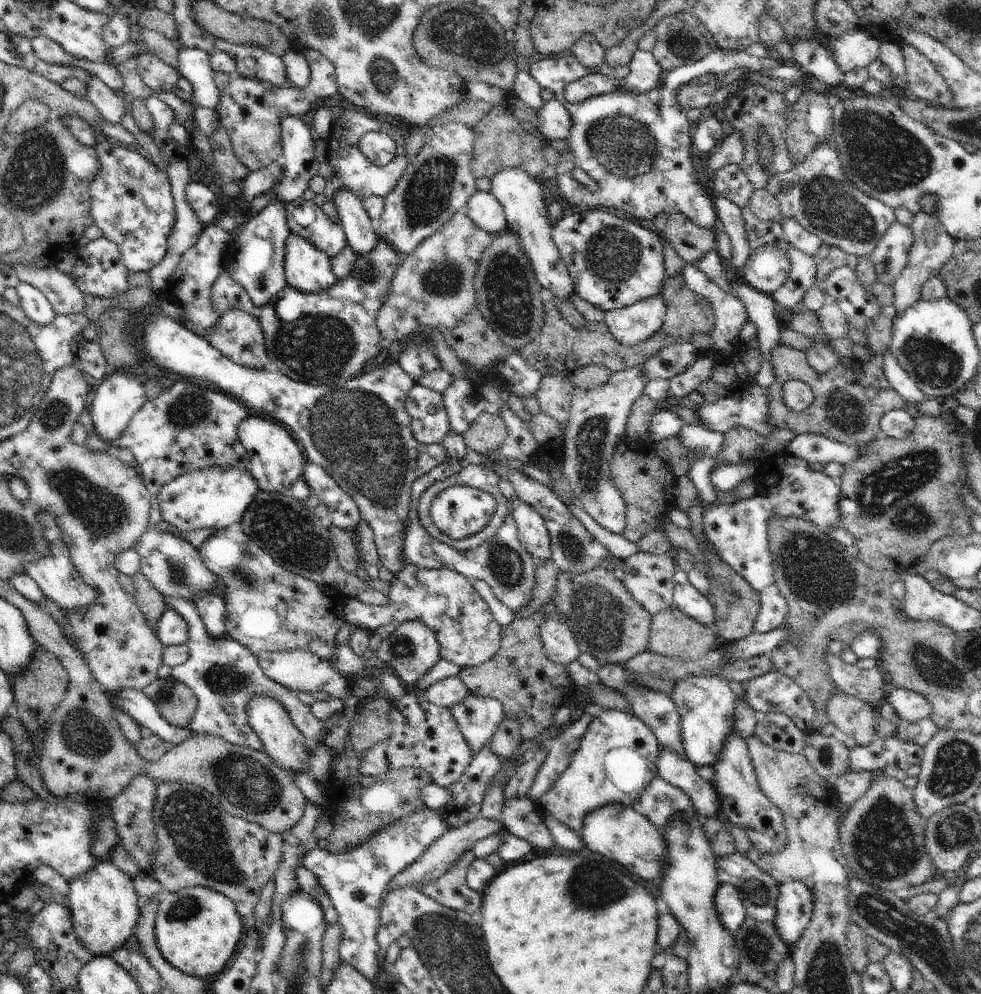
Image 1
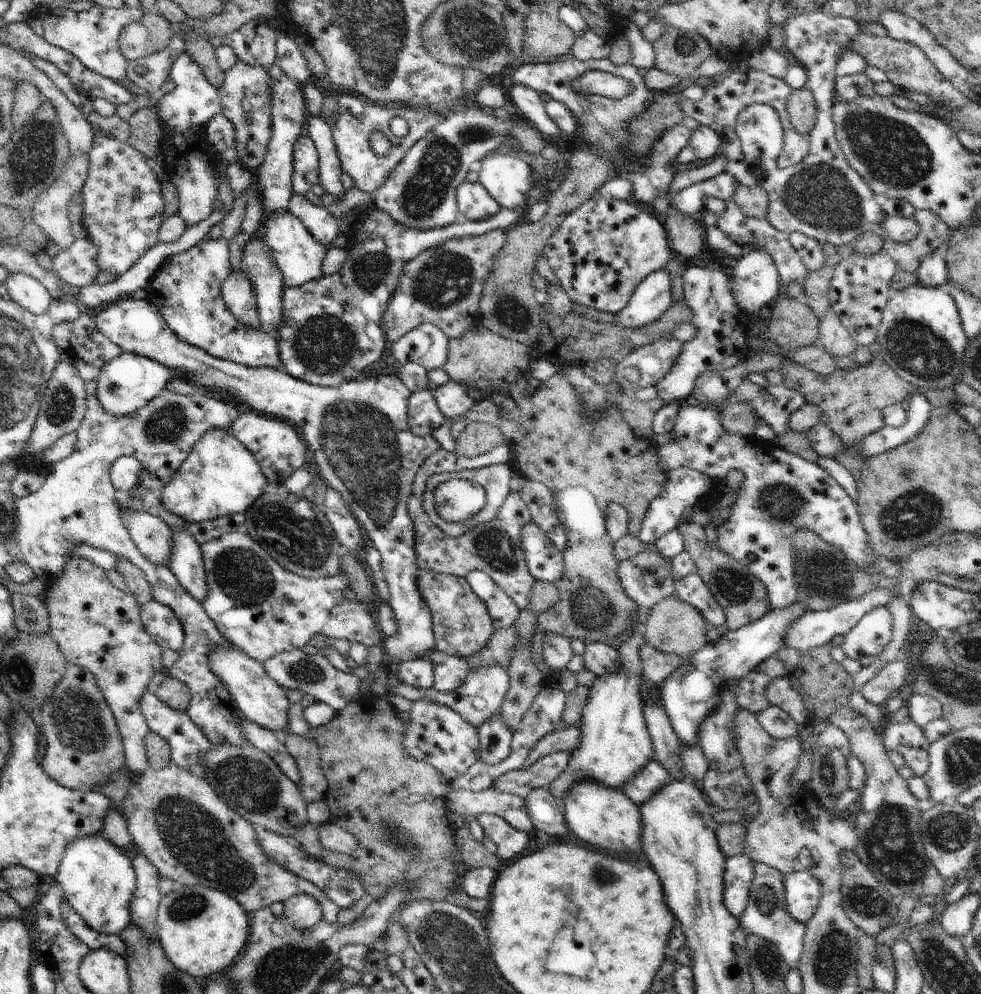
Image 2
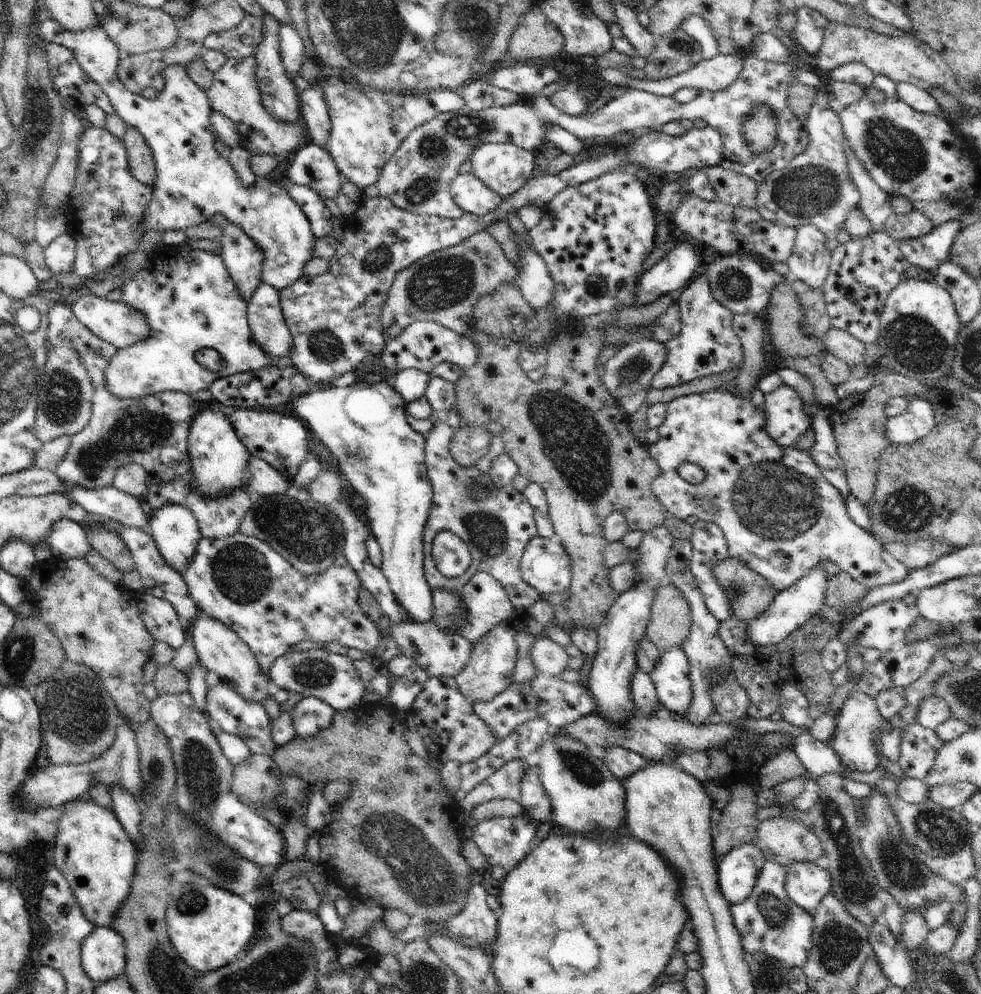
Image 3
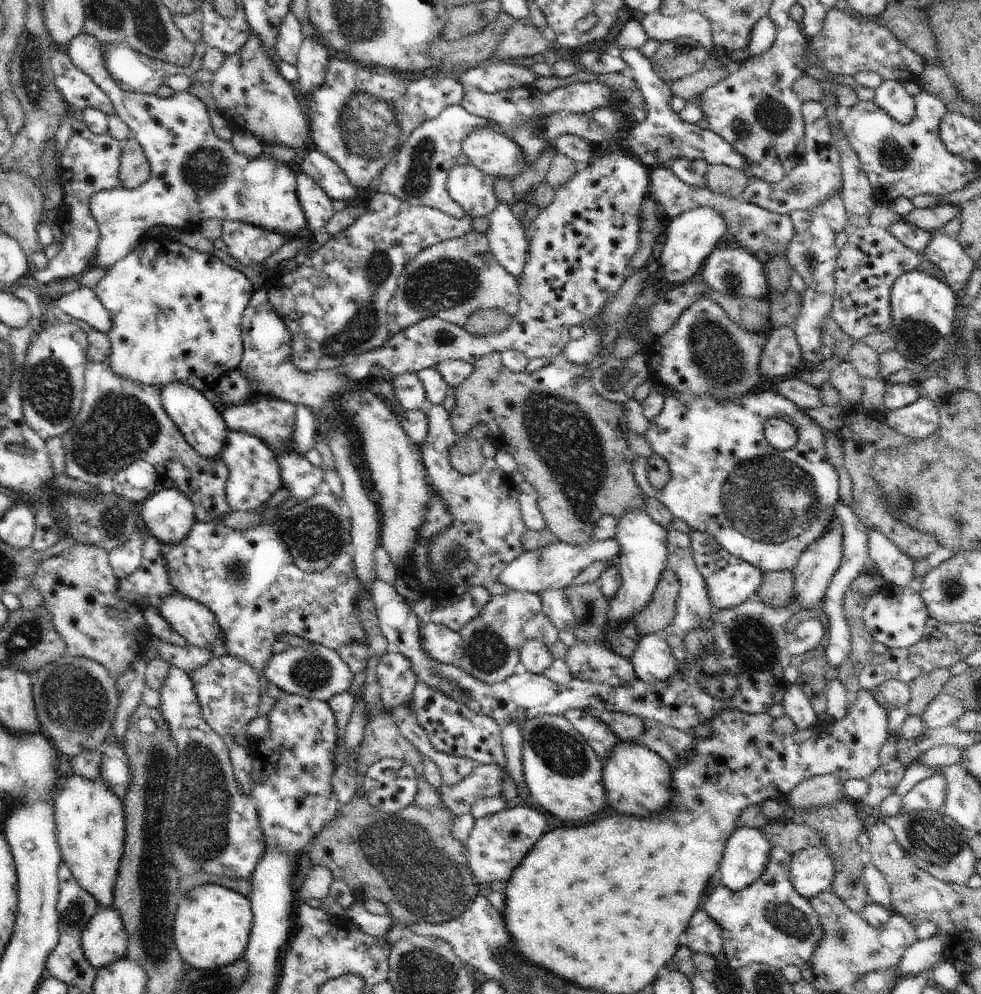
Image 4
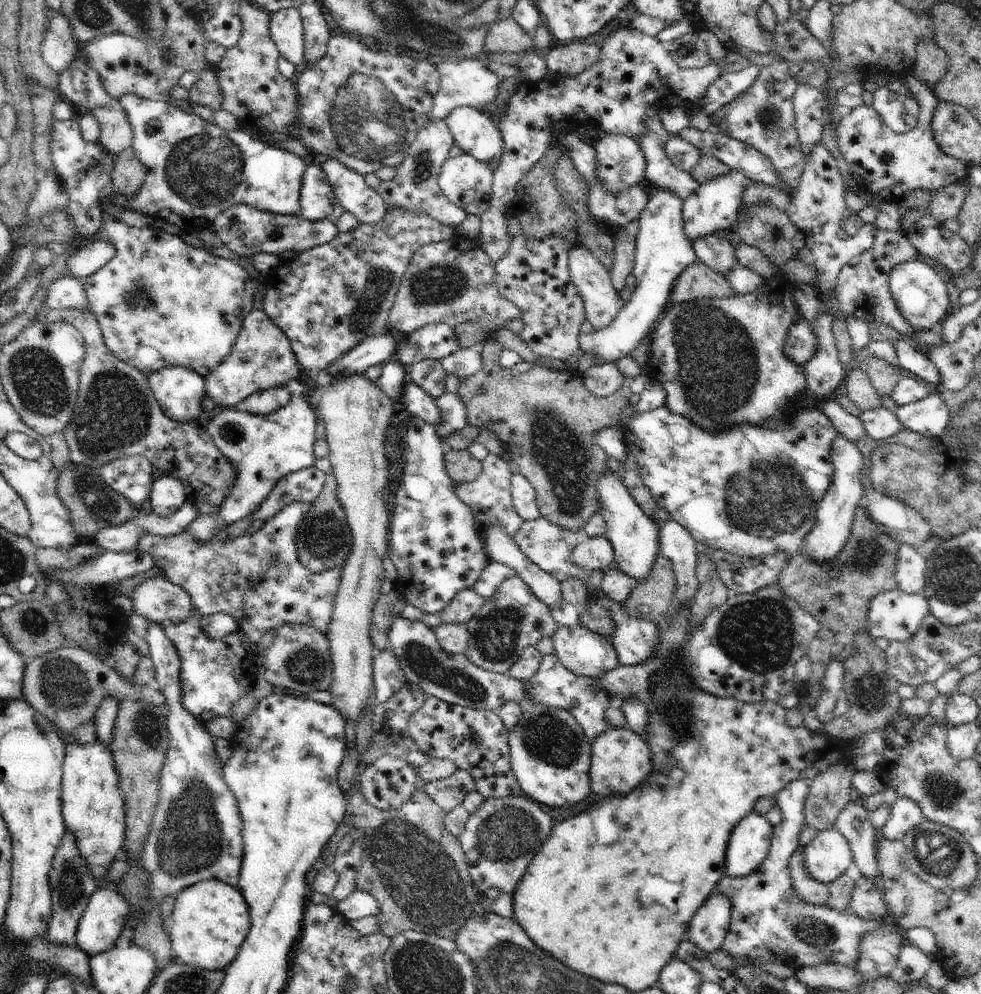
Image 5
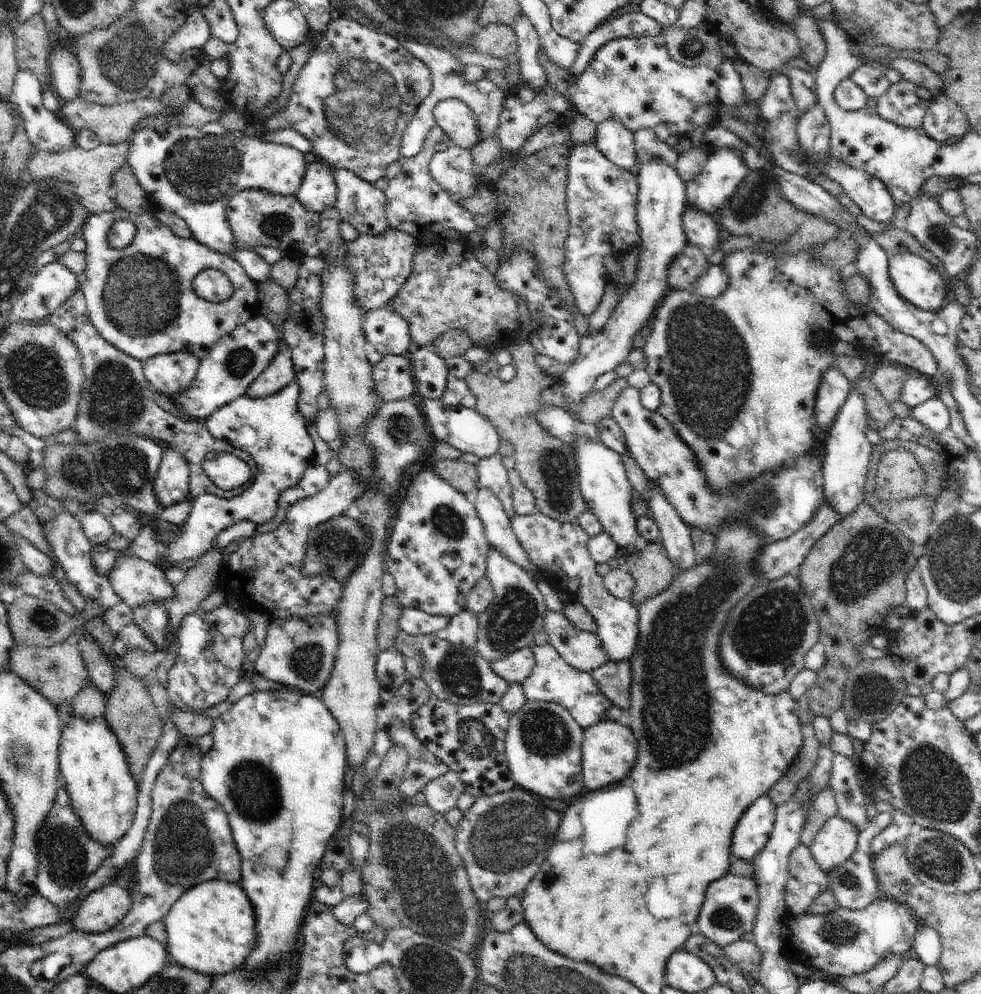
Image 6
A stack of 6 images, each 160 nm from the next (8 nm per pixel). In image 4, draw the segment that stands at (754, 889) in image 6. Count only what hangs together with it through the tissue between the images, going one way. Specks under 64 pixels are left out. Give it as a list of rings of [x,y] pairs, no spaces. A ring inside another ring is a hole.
[[[703,908],[692,916],[683,938],[684,943],[692,949],[692,952],[710,954],[717,960],[722,960],[722,926],[714,922]]]

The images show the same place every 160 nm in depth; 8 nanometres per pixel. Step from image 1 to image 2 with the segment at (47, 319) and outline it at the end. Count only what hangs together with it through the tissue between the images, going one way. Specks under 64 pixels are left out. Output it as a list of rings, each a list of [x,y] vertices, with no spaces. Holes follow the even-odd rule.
[[[10,273],[4,284],[10,298],[24,310],[35,315],[43,315],[49,310],[53,298],[39,280],[24,273]]]

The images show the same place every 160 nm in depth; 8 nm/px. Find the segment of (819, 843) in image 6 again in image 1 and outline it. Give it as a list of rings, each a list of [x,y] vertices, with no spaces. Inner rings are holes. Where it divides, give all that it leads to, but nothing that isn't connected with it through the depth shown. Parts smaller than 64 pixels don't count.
[[[800,881],[779,885],[773,918],[778,936],[788,947],[795,947],[808,928],[813,913],[812,891]]]

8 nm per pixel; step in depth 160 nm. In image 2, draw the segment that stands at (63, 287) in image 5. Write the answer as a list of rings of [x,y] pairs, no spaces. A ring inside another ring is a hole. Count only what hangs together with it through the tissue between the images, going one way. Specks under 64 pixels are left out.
[[[120,299],[97,310],[93,319],[98,330],[117,344],[124,353],[134,353],[155,360],[166,368],[177,371],[182,380],[196,384],[202,391],[209,393],[213,389],[227,393],[233,402],[239,405],[243,403],[243,407],[249,410],[291,424],[311,451],[310,465],[314,468],[317,478],[324,479],[342,495],[356,520],[362,524],[368,542],[381,554],[381,576],[389,586],[388,604],[393,608],[397,624],[397,633],[382,640],[381,648],[386,663],[397,667],[400,663],[421,659],[436,648],[432,615],[417,587],[420,568],[416,564],[414,525],[409,517],[407,504],[413,491],[416,473],[424,461],[441,447],[432,435],[419,437],[410,430],[407,410],[412,392],[398,375],[380,374],[354,379],[342,383],[339,387],[320,387],[298,380],[282,368],[249,367],[224,360],[176,336],[164,320],[160,309],[148,299]]]

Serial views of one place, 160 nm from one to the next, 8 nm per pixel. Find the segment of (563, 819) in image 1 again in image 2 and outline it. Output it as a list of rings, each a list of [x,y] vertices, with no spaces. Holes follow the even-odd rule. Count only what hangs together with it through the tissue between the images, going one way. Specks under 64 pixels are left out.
[[[637,621],[637,626],[633,627],[631,634],[625,637],[623,644],[616,649],[620,655],[621,666],[616,673],[611,673],[604,677],[597,677],[594,685],[589,688],[589,699],[583,708],[583,717],[579,724],[581,741],[572,751],[567,769],[550,785],[549,791],[554,798],[560,801],[564,808],[564,800],[576,783],[596,783],[604,785],[606,788],[622,791],[626,783],[630,783],[635,776],[643,770],[647,764],[653,760],[655,750],[653,742],[643,717],[643,704],[641,703],[640,689],[645,678],[642,676],[643,667],[639,652],[644,646],[645,624]]]

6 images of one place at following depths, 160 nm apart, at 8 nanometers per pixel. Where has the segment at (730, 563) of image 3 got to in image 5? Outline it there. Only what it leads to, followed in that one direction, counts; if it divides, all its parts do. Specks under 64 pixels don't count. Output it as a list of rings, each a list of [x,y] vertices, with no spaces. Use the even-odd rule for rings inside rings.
[[[858,506],[850,538],[834,560],[814,562],[806,554],[795,555],[784,566],[776,585],[821,624],[829,625],[834,632],[837,646],[845,647],[853,643],[861,621],[868,620],[870,600],[879,593],[898,589],[894,572],[898,560],[896,552],[900,546],[902,542],[894,540],[883,528],[876,526],[866,510]]]

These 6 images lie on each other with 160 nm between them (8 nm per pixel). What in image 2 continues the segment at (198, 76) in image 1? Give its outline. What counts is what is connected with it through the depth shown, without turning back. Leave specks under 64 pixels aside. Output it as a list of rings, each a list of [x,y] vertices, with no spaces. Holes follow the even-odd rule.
[[[186,51],[172,64],[169,78],[177,88],[167,95],[160,95],[160,107],[156,108],[164,133],[161,152],[169,180],[178,190],[178,212],[188,228],[208,218],[218,205],[218,180],[211,169],[218,153],[205,138],[206,123],[221,112],[221,98],[218,89],[208,82],[200,65]]]

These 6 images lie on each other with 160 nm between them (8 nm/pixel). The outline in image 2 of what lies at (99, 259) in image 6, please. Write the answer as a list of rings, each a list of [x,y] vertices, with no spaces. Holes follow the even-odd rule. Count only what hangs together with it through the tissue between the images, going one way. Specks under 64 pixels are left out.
[[[224,237],[218,239],[204,238],[192,248],[170,256],[162,263],[154,278],[150,280],[148,288],[145,288],[147,291],[146,299],[160,309],[168,326],[176,333],[176,336],[179,336],[188,344],[203,348],[215,357],[231,360],[244,366],[280,369],[282,364],[276,338],[262,330],[255,331],[252,327],[244,327],[226,308],[221,288],[231,273],[229,258],[229,242]],[[123,352],[102,367],[97,378],[96,396],[100,406],[110,415],[117,417],[131,415],[158,396],[165,388],[166,382],[173,378],[181,379],[177,371],[166,368],[155,360]]]

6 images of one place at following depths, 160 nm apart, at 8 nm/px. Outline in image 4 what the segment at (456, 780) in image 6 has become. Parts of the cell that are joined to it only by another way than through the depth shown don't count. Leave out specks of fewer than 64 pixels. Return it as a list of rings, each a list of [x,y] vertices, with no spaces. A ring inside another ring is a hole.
[[[476,766],[460,784],[445,786],[438,789],[438,796],[442,798],[444,806],[454,817],[470,813],[470,808],[482,798],[502,797],[504,790],[504,768],[500,766]]]

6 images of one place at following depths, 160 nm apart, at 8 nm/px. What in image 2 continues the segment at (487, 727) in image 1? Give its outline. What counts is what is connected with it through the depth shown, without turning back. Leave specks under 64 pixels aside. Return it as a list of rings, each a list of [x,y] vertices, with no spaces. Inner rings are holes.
[[[498,665],[478,667],[469,671],[464,684],[461,684],[460,688],[452,693],[433,693],[431,688],[416,688],[415,686],[401,683],[399,686],[388,689],[385,696],[396,693],[412,702],[420,699],[431,700],[432,698],[439,705],[446,705],[448,708],[455,710],[468,724],[471,724],[475,729],[479,729],[479,726],[482,726],[485,721],[489,721],[491,718],[501,714],[501,706],[509,687],[509,673],[507,670]]]

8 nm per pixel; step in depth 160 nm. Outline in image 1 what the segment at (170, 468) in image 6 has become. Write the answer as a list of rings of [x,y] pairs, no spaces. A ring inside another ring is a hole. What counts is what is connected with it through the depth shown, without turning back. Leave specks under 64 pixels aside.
[[[215,593],[201,595],[194,602],[202,617],[206,630],[215,641],[230,638],[226,628],[225,600]]]

